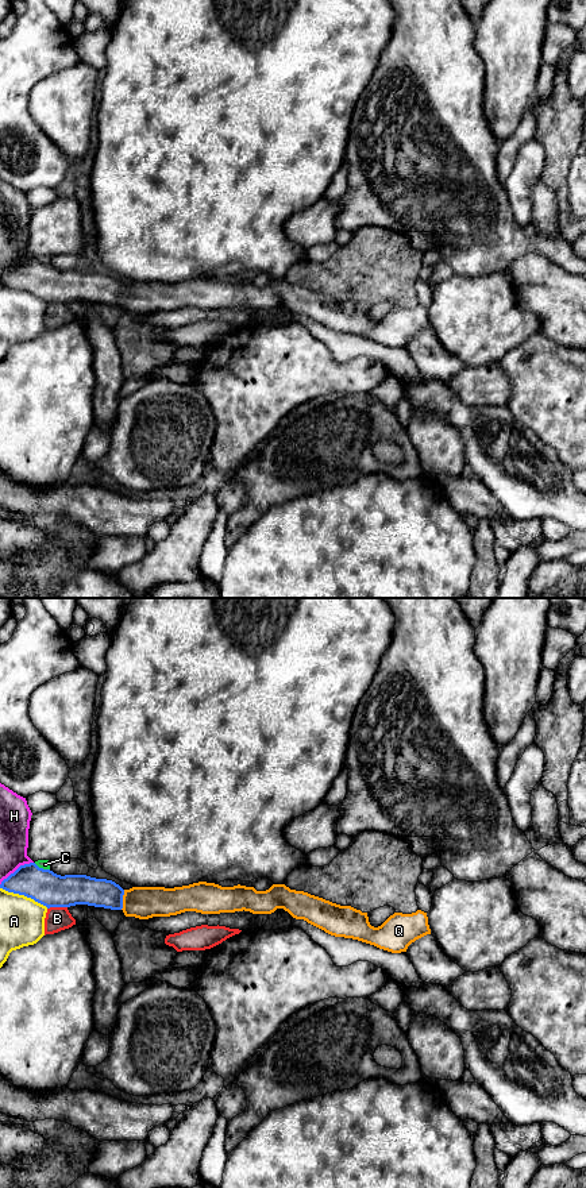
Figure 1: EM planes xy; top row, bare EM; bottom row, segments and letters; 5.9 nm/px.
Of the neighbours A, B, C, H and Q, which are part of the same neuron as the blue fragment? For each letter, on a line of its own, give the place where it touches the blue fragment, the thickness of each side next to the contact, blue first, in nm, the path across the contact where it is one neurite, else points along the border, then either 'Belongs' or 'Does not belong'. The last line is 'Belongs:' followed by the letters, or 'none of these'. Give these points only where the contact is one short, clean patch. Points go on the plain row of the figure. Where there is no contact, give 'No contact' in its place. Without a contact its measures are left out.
A: Touches blue at xy (24, 290). Thickness 200 nm (blue) against 280 nm. Does not belong
B: Touches blue at xy (57, 301). Thickness 200 nm (blue) against 140 nm. Does not belong
C: Touches blue at xy (42, 263). Thickness 200 nm (blue) against 60 nm. Does not belong
H: Touches blue at xy (16, 265). Thickness 200 nm (blue) against 180 nm. Does not belong
Q: Touches blue at xy (122, 294). Thickness 180 nm (blue) against 190 nm. Path across: xy (81, 285), (104, 288), (122, 294), (141, 297). Belongs
Belongs: Q

